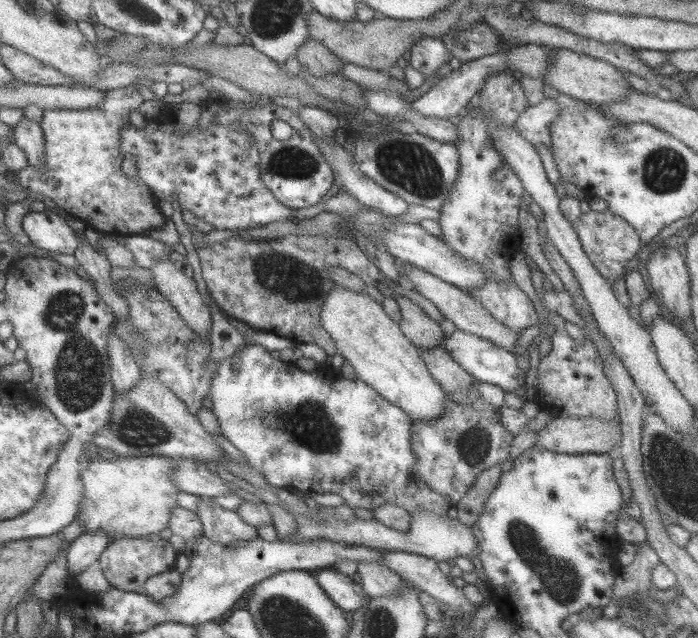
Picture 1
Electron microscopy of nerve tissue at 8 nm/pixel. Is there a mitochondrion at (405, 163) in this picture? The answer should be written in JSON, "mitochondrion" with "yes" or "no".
{"mitochondrion":"yes"}

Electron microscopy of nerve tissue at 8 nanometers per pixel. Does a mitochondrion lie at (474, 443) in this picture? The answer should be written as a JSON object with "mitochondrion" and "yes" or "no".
{"mitochondrion":"yes"}

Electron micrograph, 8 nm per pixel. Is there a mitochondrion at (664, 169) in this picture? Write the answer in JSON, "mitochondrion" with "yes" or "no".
{"mitochondrion":"yes"}

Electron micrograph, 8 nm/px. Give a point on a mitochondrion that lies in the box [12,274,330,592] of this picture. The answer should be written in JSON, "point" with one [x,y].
{"point":[80,372]}

